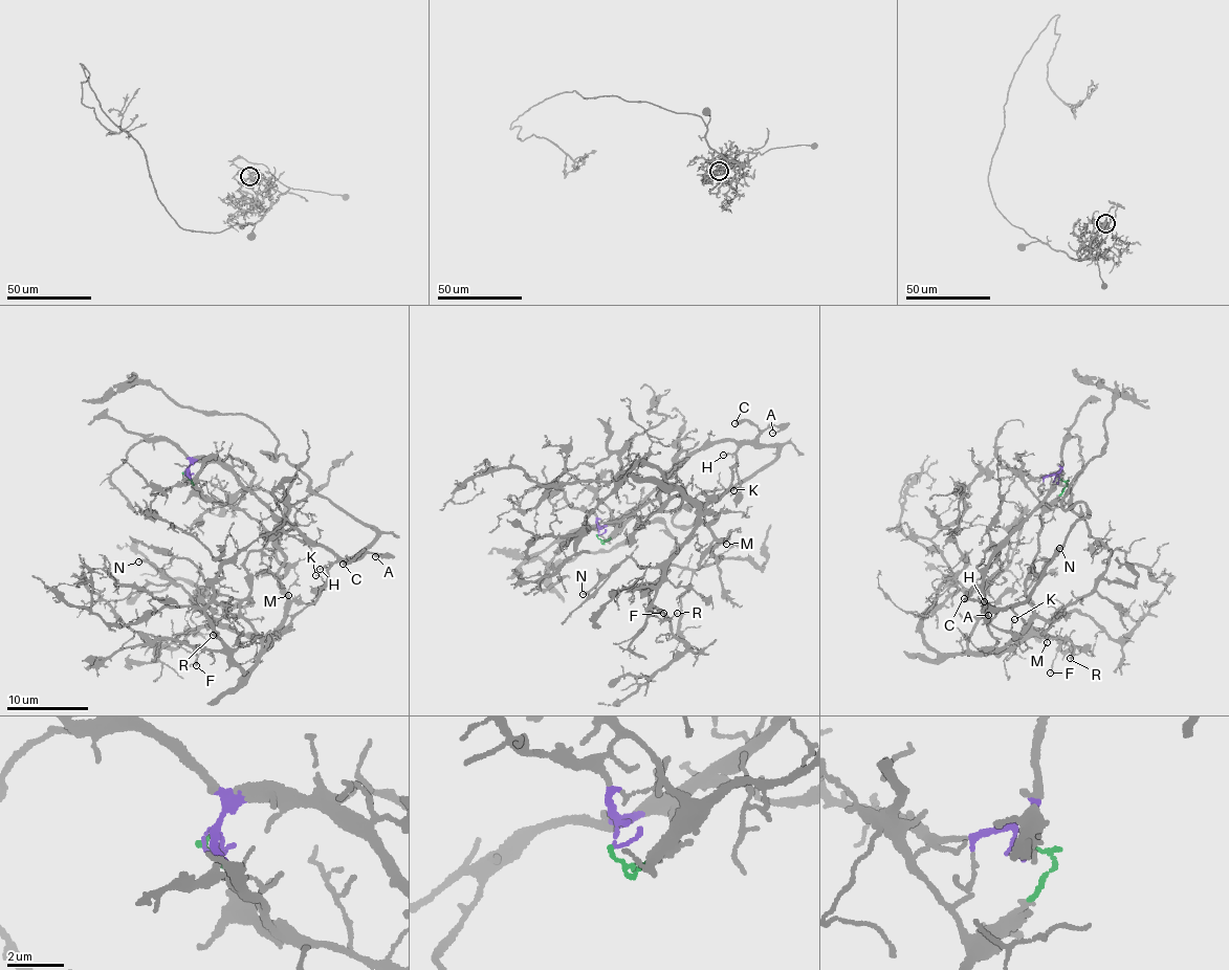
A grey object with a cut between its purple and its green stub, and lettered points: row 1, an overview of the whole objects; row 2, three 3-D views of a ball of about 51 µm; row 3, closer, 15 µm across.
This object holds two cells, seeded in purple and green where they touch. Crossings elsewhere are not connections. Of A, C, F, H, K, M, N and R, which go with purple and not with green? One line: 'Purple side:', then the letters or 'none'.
Purple side: A, C, H, K

